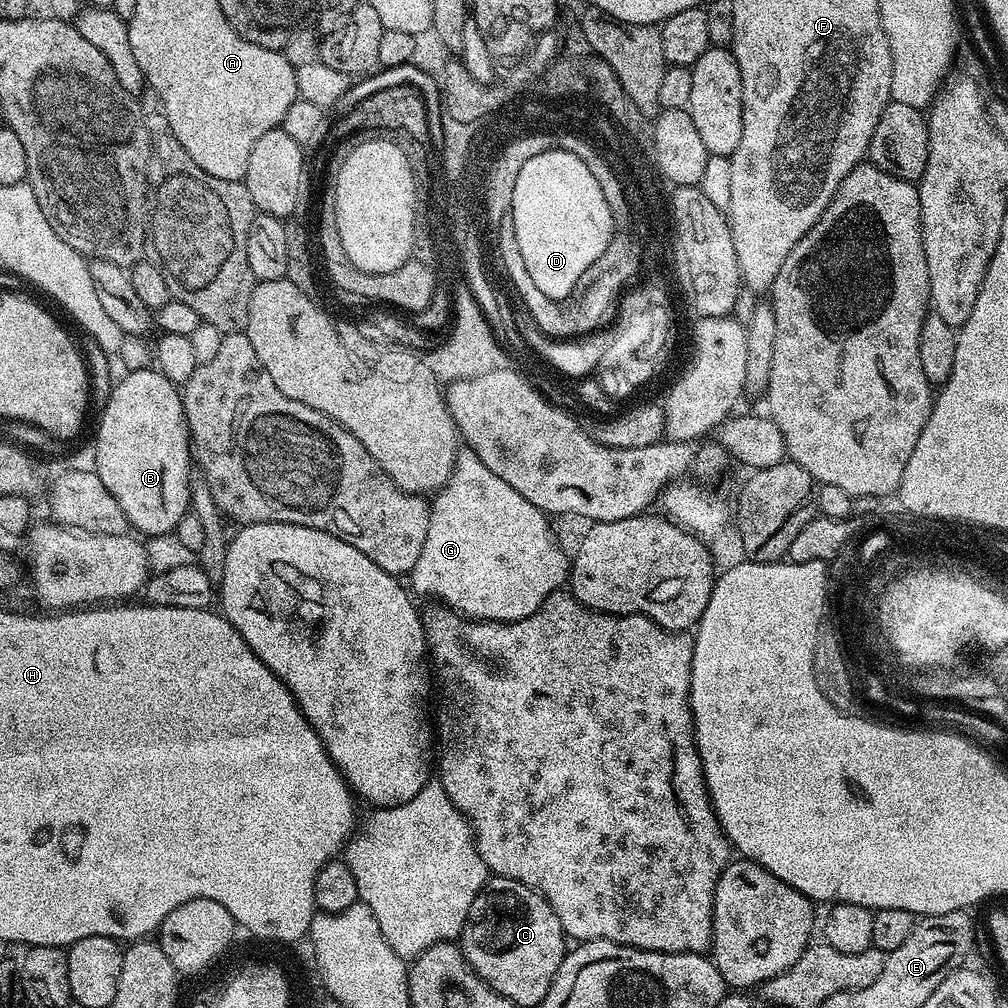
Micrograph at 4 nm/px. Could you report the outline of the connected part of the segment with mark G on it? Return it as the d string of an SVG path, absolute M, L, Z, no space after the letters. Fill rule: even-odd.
M470 450L457 455L451 478L435 495L430 507L430 530L426 530L422 554L418 554L418 562L414 562L410 573L410 588L417 597L437 596L445 609L473 622L513 624L530 618L533 609L544 607L549 594L559 593L563 584L565 587L570 576L570 556L556 545L549 517L538 506L526 502L514 486L502 482L498 474L490 474Z

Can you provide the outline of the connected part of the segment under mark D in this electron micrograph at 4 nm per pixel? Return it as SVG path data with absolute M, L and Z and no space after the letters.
M550 148L525 162L518 171L512 204L522 262L534 278L534 286L555 300L571 295L614 244L611 207L589 167L574 152Z

